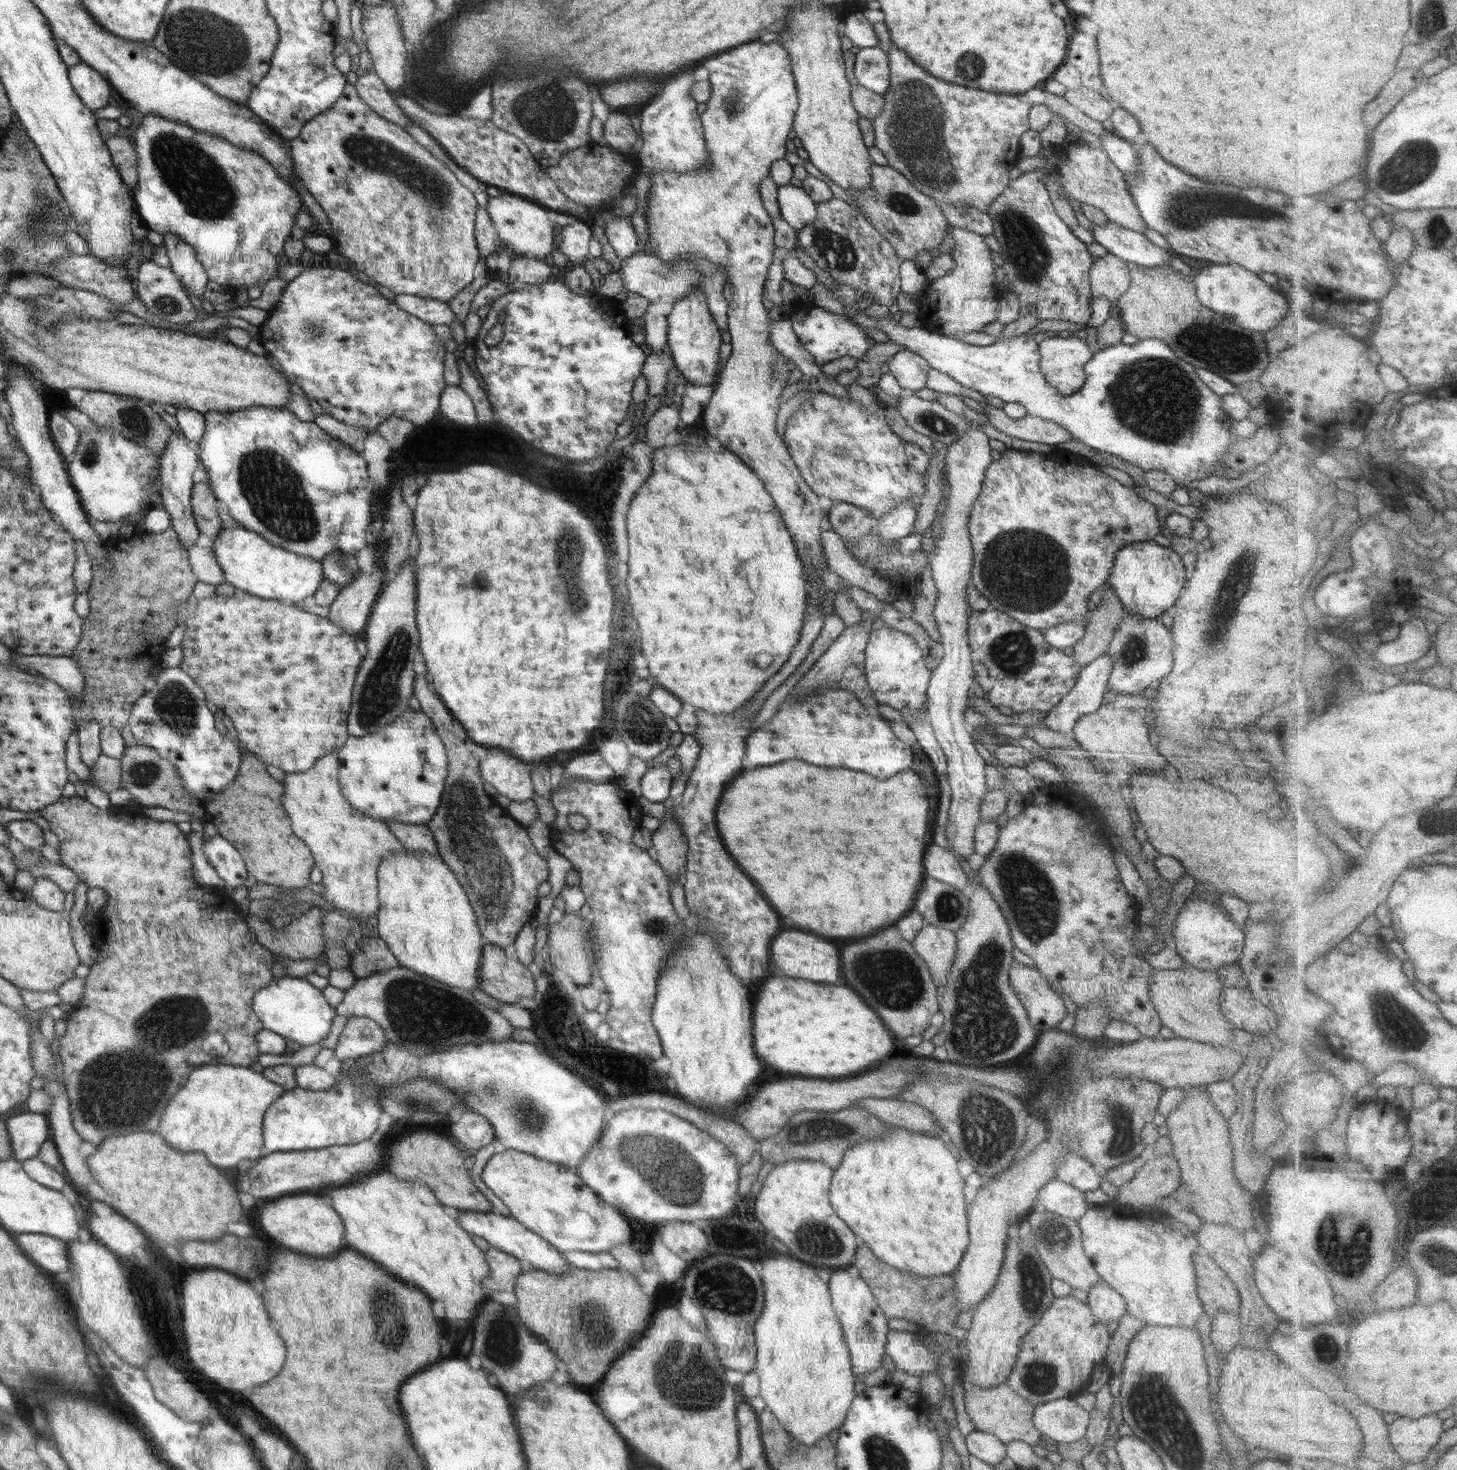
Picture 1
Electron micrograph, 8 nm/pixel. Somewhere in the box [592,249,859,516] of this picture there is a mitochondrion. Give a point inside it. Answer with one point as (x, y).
(700, 272)

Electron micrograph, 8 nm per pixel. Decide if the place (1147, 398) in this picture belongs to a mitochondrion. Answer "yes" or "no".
yes

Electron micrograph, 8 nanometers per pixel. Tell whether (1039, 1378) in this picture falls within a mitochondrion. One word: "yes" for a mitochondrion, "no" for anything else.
yes

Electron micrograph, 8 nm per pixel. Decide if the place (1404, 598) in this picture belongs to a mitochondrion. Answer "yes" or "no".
no

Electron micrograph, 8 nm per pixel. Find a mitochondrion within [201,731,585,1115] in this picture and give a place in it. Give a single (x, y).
(487, 865)

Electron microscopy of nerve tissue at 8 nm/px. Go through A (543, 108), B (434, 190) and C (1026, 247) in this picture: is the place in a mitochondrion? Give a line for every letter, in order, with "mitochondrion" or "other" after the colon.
A: mitochondrion
B: mitochondrion
C: mitochondrion

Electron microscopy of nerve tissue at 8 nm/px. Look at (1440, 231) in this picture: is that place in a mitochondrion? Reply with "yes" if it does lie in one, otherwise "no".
yes

